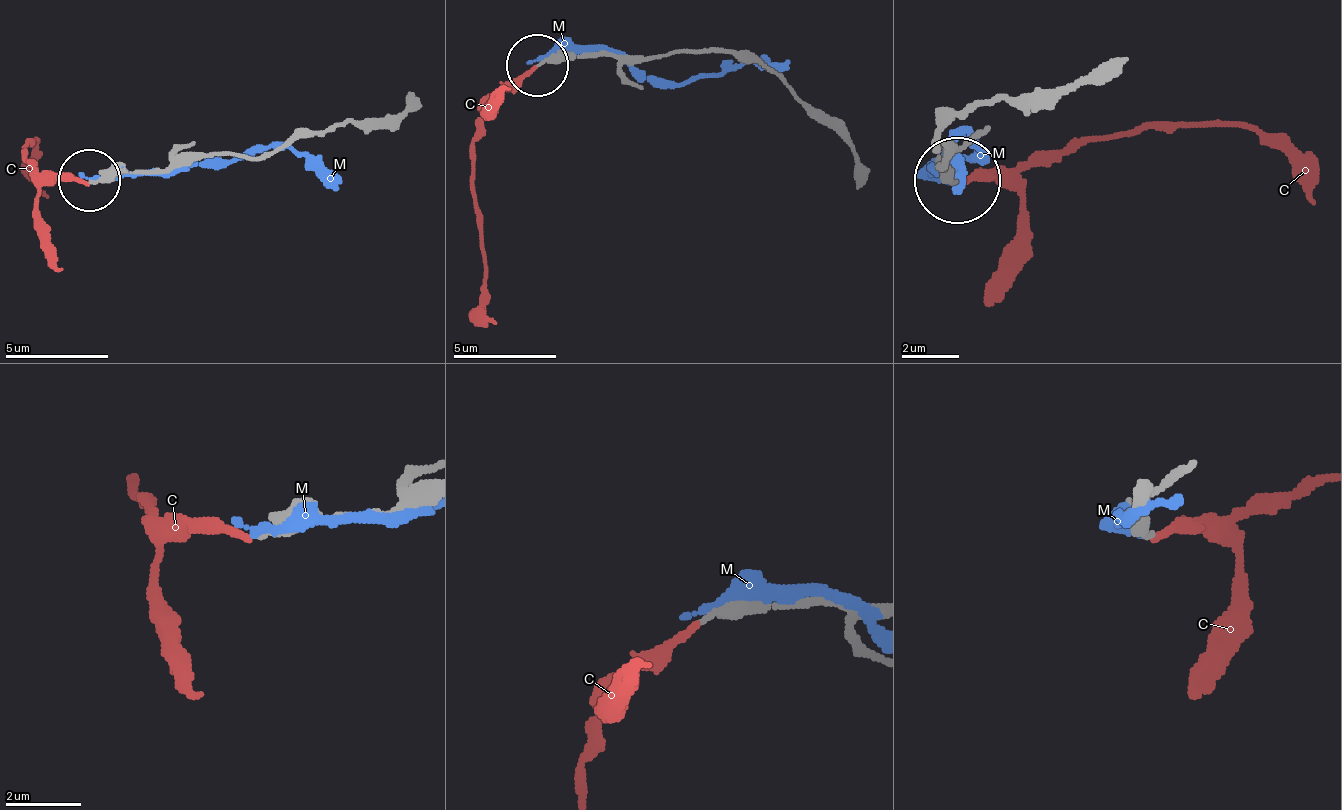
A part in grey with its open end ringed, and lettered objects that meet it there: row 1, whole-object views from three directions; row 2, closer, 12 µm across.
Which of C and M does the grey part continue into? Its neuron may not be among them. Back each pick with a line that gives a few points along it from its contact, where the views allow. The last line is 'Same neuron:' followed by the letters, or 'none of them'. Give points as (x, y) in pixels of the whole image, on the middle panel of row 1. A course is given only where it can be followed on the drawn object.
Same neuron: none of them

